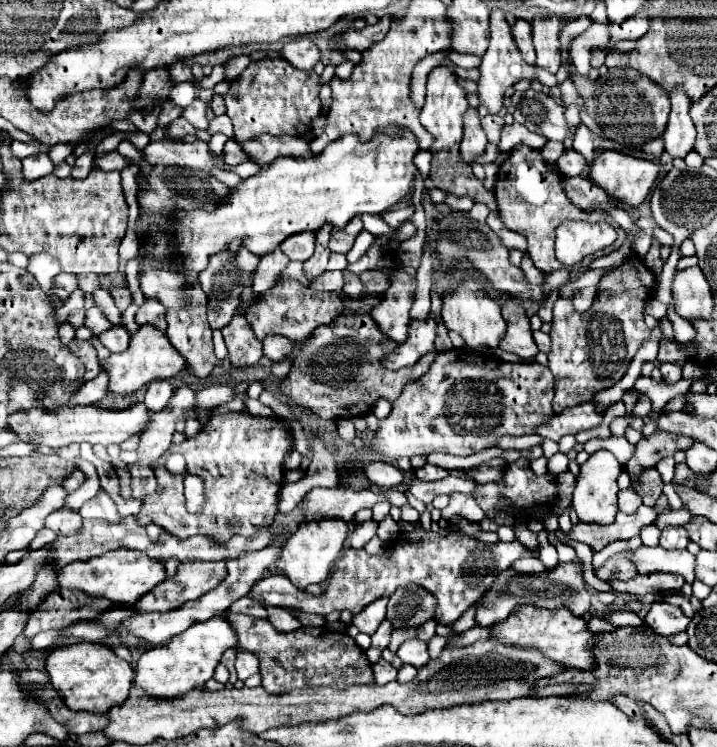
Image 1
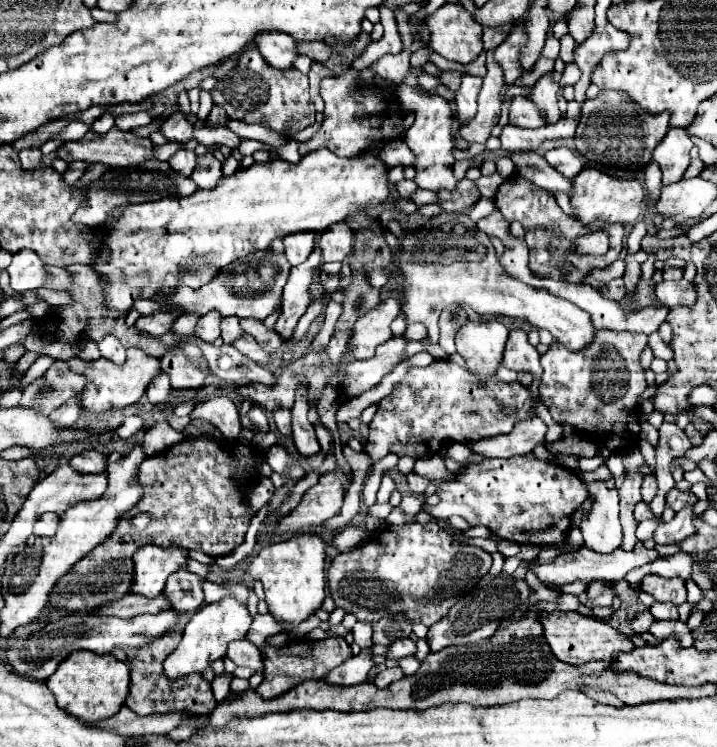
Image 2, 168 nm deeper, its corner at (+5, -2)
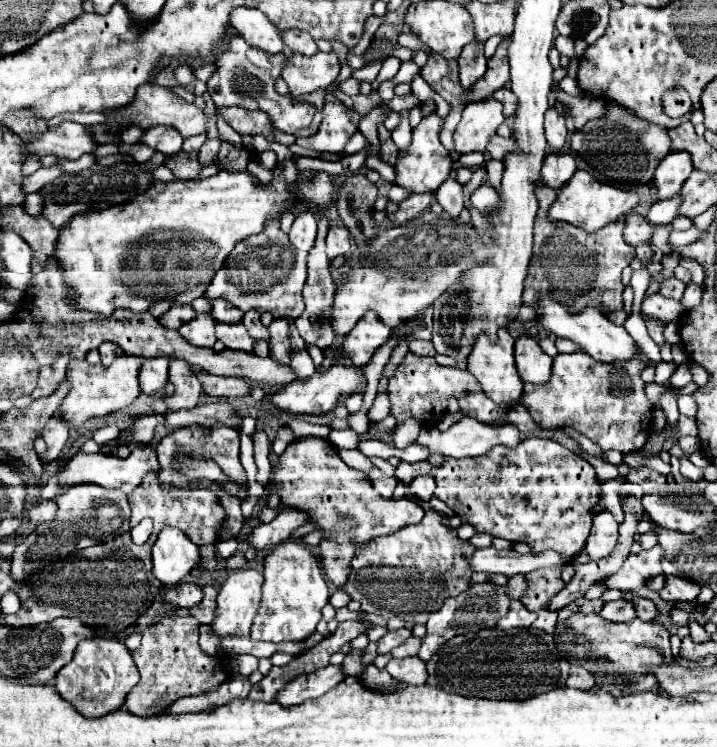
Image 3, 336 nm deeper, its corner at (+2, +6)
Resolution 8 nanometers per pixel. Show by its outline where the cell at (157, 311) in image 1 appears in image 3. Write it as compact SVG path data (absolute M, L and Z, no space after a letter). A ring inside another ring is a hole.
M172 305L158 321L168 329L180 329L182 323L194 319L196 311L190 305Z

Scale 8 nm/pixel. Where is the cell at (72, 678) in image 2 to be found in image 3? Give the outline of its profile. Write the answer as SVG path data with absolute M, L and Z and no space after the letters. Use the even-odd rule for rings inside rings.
M98 637L78 643L74 659L58 671L54 687L58 689L62 699L72 703L84 717L102 717L122 707L128 691L138 683L138 679L138 669L126 645L116 637Z

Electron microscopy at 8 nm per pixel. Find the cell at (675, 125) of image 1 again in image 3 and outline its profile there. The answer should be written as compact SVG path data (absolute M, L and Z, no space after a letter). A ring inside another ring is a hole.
M670 151L658 165L656 175L654 175L654 183L658 187L658 197L660 199L670 199L672 195L676 195L684 181L690 177L692 171L692 159L690 153L686 151Z

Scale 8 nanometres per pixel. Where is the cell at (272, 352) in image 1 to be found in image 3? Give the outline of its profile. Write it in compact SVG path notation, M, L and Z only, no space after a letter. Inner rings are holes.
M242 323L236 325L220 325L216 327L216 337L228 347L228 349L240 349L244 353L254 353L254 343L256 339L252 339L246 331L246 327L242 327Z

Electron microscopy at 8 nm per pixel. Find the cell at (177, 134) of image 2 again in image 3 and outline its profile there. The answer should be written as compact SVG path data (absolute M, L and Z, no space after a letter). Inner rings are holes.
M156 125L156 127L150 127L140 141L154 147L156 151L166 153L166 155L176 155L178 151L182 151L182 141L184 139L174 127Z

